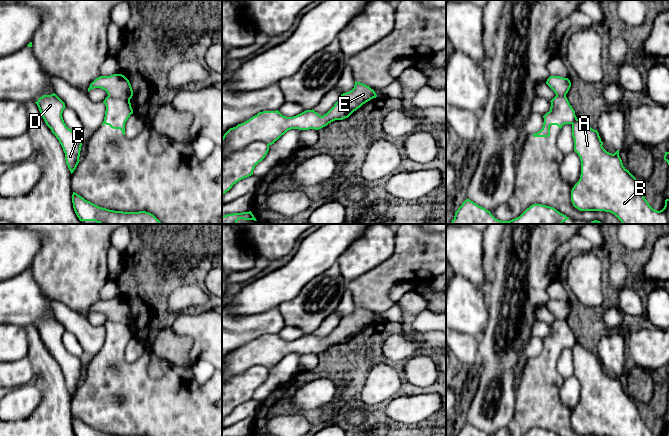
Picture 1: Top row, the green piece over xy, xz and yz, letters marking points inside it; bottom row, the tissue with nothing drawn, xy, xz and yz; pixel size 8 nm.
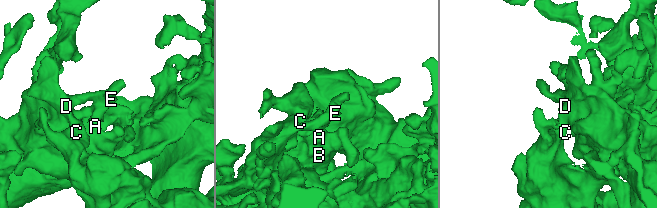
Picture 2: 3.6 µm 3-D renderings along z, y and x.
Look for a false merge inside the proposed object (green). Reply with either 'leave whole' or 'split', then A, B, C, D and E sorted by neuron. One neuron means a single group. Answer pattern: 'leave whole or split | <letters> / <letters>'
split | A B / C D E

